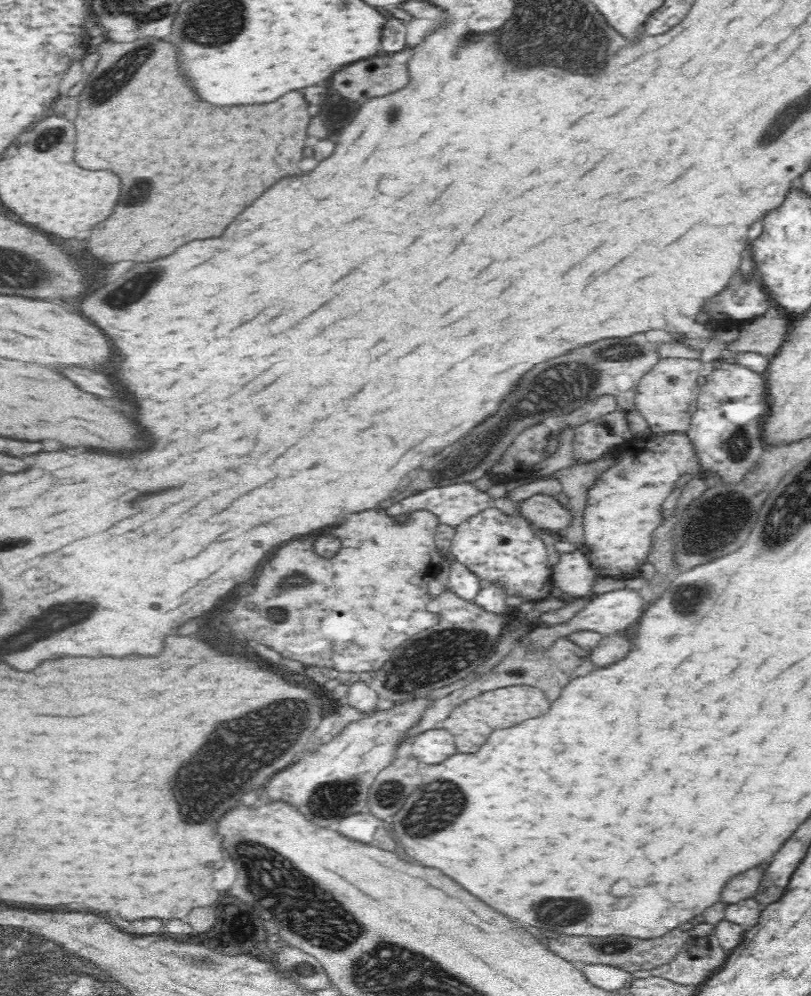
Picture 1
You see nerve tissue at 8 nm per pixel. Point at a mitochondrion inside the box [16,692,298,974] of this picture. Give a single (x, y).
(199, 958)

